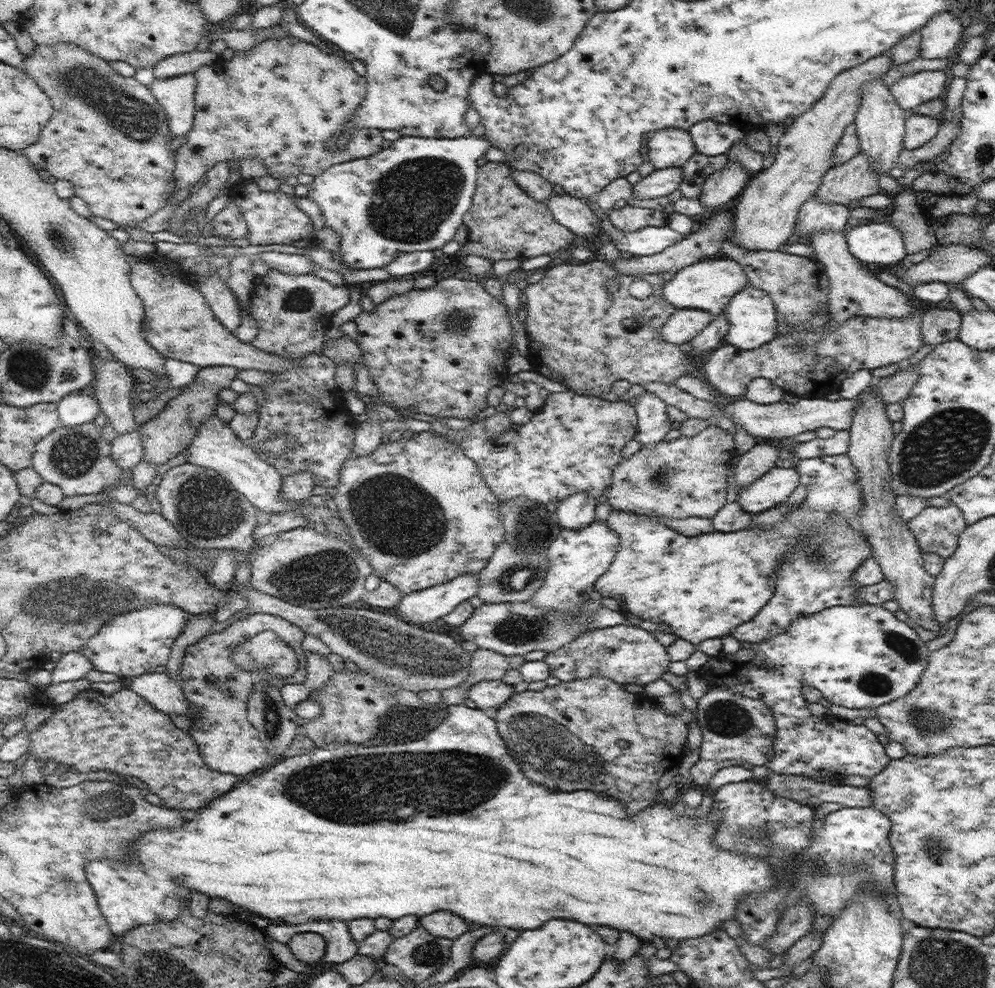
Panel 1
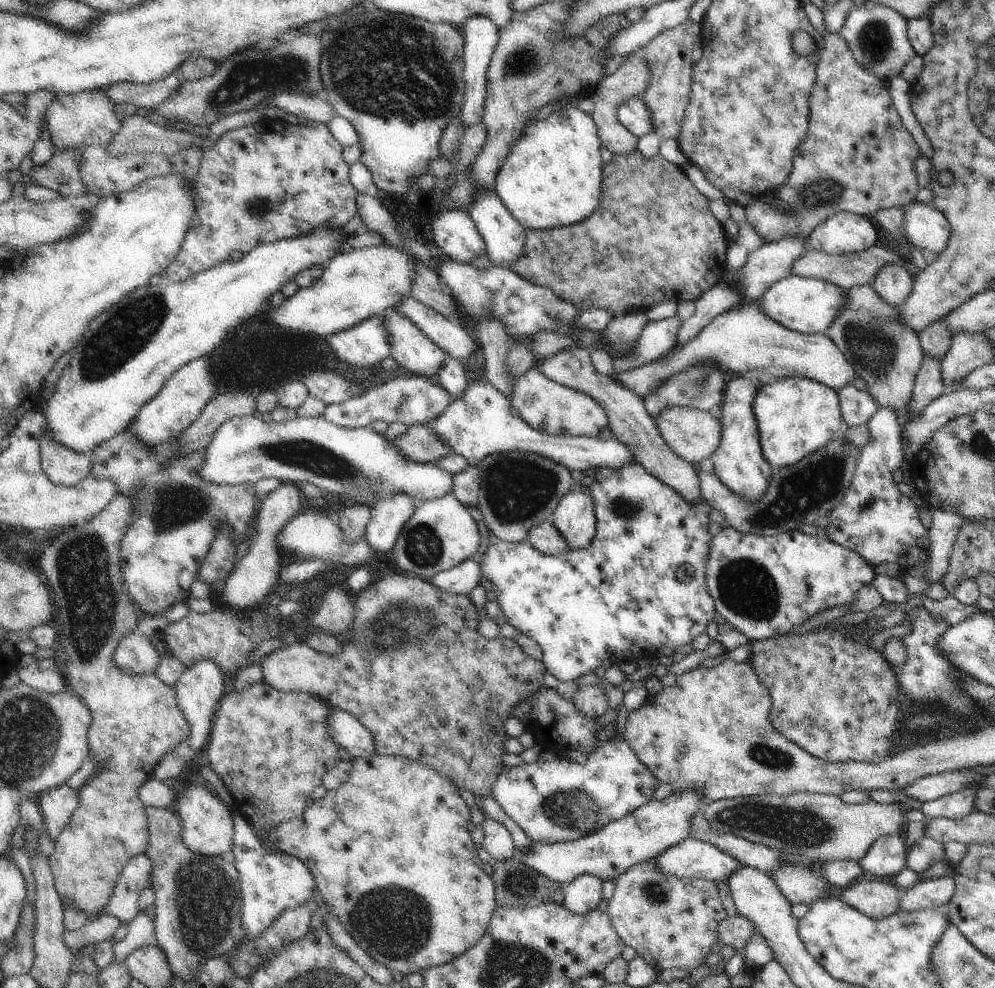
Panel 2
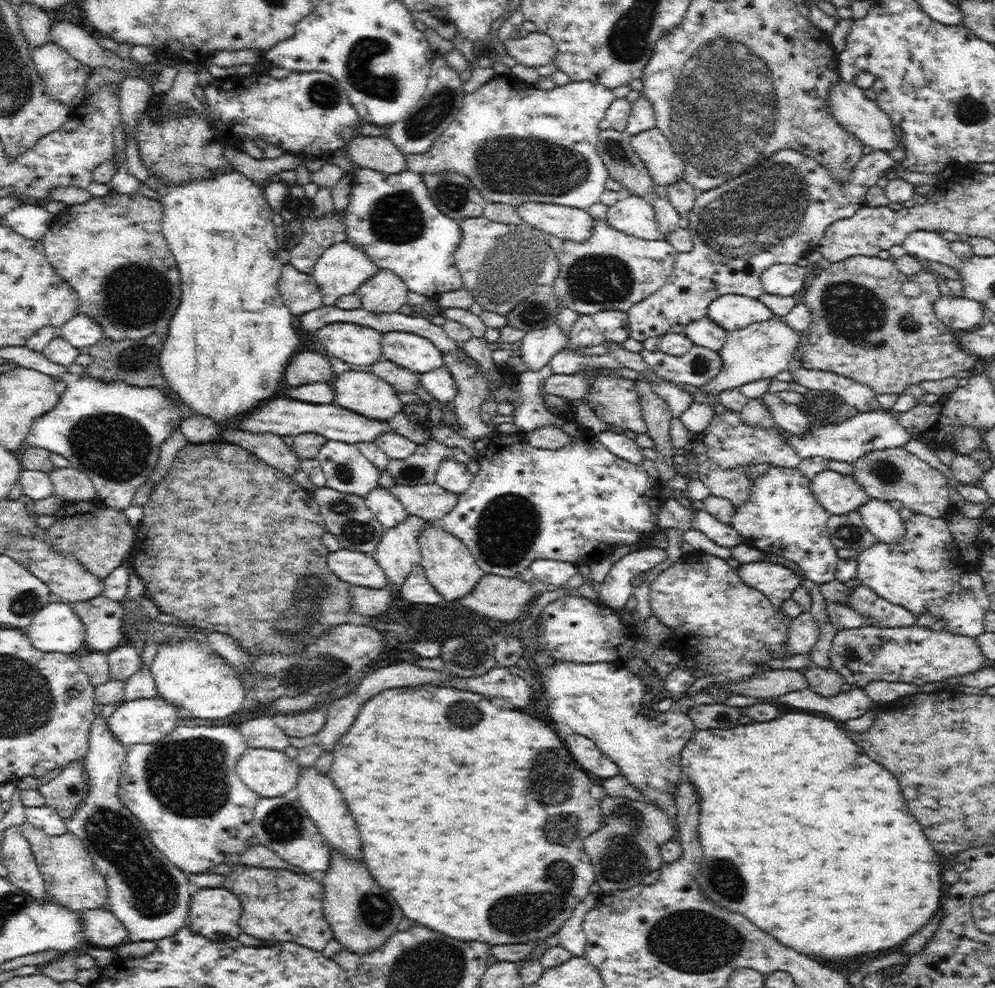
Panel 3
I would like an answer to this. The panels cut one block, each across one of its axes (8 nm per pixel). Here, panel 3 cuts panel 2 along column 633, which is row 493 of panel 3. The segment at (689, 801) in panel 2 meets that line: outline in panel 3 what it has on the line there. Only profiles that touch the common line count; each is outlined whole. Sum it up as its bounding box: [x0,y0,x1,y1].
[810,470,870,516]

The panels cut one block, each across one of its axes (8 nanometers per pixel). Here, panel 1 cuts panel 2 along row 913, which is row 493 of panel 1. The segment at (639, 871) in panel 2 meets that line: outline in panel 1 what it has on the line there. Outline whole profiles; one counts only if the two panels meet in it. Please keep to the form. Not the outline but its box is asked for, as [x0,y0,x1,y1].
[607,426,735,520]

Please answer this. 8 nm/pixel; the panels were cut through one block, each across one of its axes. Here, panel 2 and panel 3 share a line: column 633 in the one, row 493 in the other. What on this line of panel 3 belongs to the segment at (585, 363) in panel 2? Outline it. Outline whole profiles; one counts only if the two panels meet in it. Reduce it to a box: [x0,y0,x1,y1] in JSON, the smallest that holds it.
[390,484,458,522]

